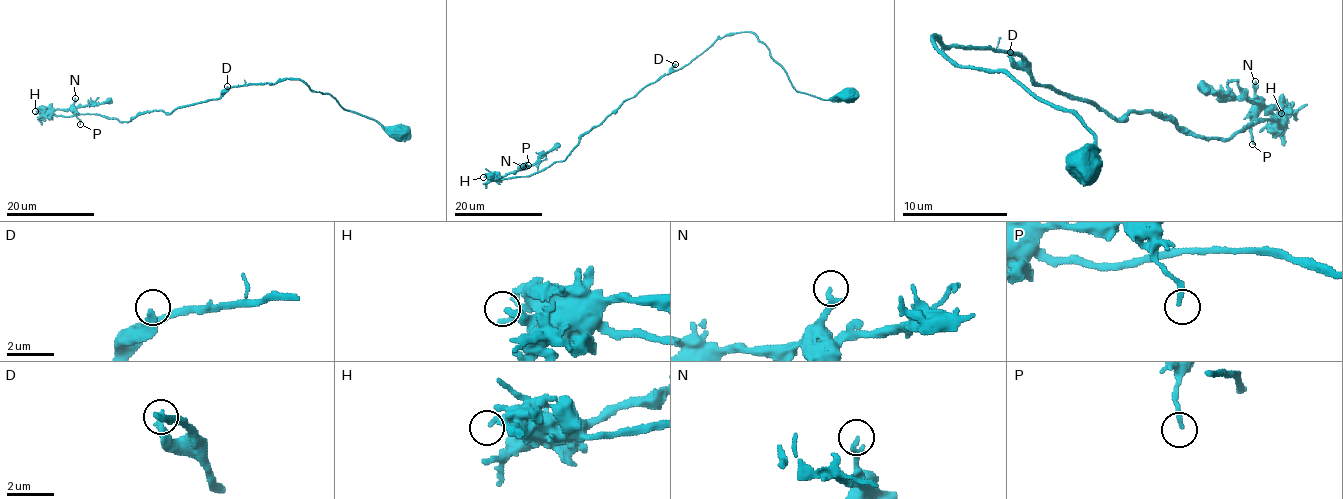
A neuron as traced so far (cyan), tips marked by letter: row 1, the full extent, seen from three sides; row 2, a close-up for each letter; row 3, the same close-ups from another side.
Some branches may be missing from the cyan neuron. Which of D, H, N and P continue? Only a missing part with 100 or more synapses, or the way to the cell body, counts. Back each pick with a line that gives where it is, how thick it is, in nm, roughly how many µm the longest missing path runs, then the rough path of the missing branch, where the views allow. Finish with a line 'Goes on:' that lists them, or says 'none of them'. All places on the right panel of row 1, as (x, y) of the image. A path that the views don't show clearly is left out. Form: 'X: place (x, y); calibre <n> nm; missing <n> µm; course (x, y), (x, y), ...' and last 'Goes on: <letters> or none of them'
D: place (1010, 52); calibre 320 nm; missing 15 µm; course (1010, 52), (1031, 34), (1057, 29), (1084, 34), (1102, 55)
Goes on: D

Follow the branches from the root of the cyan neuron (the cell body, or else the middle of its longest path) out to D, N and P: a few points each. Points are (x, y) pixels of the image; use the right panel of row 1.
D: (1084, 165), (1094, 136), (1073, 113), (1007, 73), (955, 65), (931, 39), (1023, 58), (1010, 52)
N: (1084, 165), (1094, 136), (1073, 113), (931, 39), (1010, 50), (1036, 84), (1202, 136), (1284, 123), (1255, 81)
P: (1084, 165), (1073, 113), (931, 39), (1202, 136), (1278, 110), (1252, 144)

